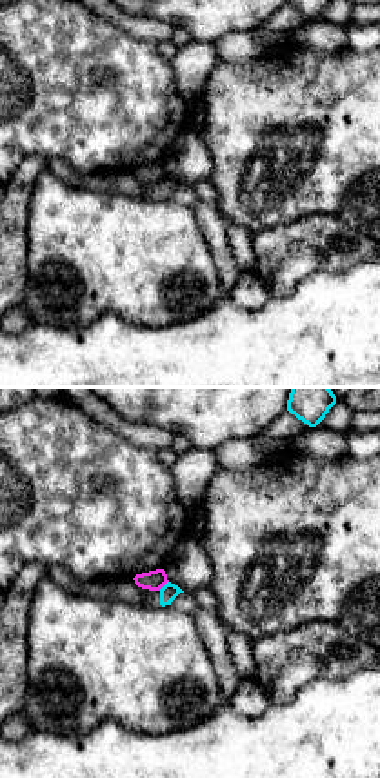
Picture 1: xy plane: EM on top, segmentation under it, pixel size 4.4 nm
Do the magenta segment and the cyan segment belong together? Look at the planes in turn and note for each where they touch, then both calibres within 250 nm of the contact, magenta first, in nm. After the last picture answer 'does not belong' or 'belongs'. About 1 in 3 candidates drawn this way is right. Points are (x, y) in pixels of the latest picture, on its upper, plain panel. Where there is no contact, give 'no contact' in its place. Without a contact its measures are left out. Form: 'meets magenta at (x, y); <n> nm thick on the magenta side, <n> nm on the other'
meets magenta at (162, 179); 90 nm thick on the magenta side, 80 nm on the other

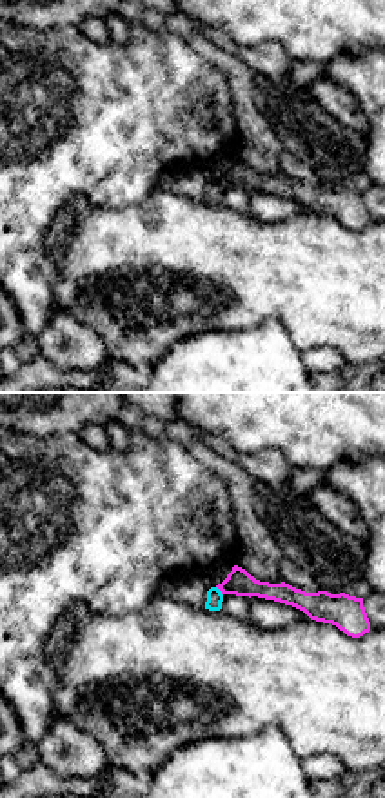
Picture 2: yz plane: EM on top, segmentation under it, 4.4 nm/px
meets magenta at (220, 182); 120 nm thick on the magenta side, 70 nm on the other

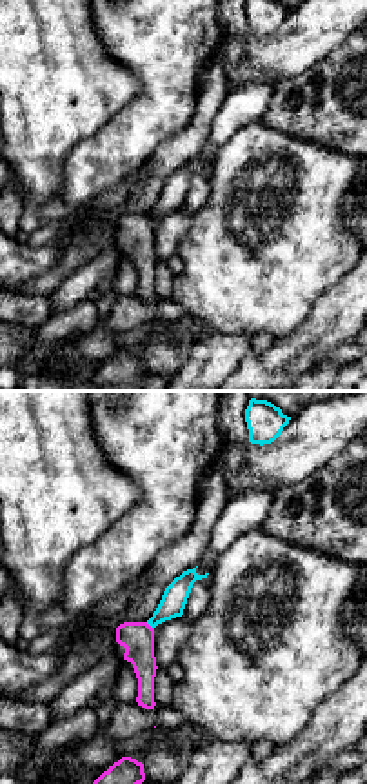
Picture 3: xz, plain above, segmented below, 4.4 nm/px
meets magenta at (148, 217); 140 nm thick on the magenta side, 110 nm on the other

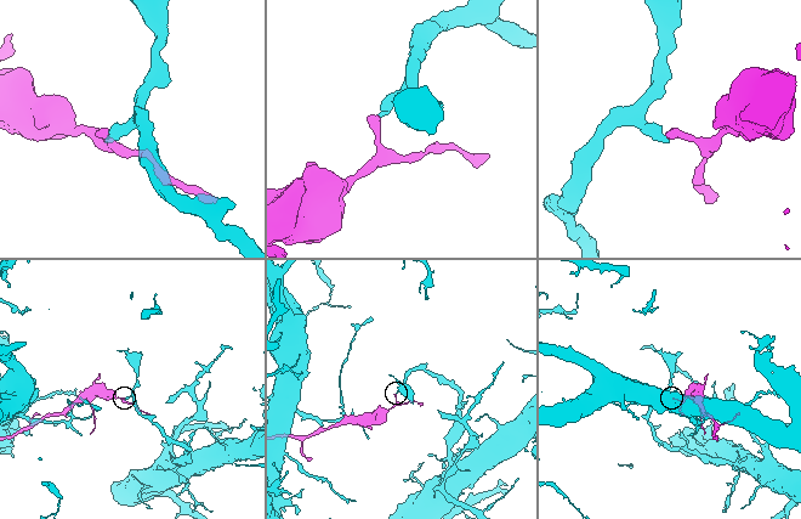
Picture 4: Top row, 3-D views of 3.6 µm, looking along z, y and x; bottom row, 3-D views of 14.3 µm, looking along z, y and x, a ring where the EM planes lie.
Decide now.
does not belong

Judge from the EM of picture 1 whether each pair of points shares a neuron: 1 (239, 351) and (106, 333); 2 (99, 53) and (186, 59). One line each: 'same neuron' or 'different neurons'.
1: same neuron
2: different neurons

